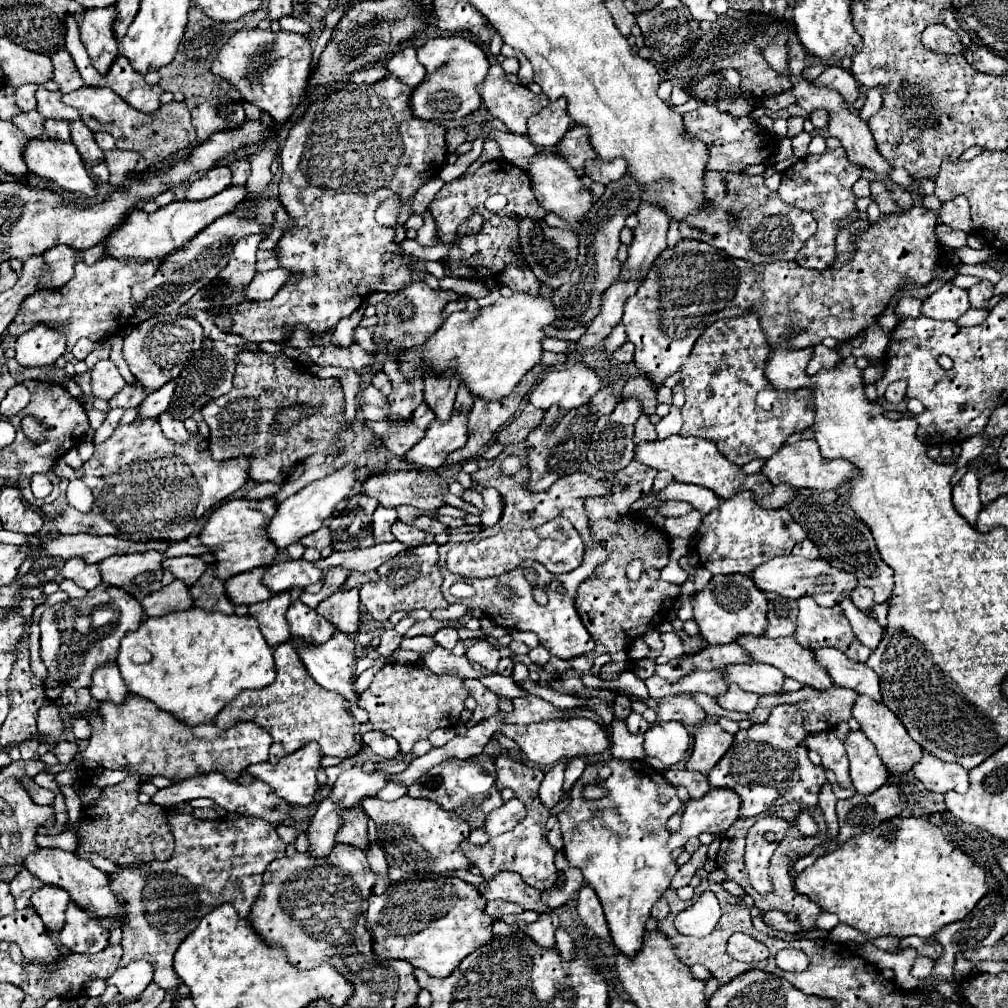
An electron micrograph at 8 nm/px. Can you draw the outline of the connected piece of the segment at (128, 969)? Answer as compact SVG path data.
M132 961L130 965L114 971L114 975L106 981L114 983L120 989L120 995L128 1001L138 999L144 989L154 981L154 969L148 961Z

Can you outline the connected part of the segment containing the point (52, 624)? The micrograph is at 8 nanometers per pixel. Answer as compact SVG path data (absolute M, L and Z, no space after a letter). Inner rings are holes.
M104 583L88 591L84 599L60 605L58 611L56 605L48 607L40 619L40 631L42 631L40 657L48 669L48 677L56 683L72 685L76 689L90 687L94 671L100 665L116 661L120 651L120 639L124 637L124 633L136 631L140 621L142 621L142 605L132 595L124 593L124 589L116 589ZM98 609L112 609L114 613L106 625L94 629L92 617Z

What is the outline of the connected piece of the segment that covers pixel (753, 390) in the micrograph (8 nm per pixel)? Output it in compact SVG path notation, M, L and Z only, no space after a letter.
M754 313L734 317L734 319L718 319L716 327L714 325L708 327L694 343L686 363L680 367L682 385L686 393L686 405L682 407L684 427L680 435L704 437L716 443L718 451L724 457L728 457L732 463L742 467L754 459L770 459L786 443L786 439L792 433L810 427L814 421L810 391L804 391L804 389L796 393L776 391L764 377L768 353L770 353L770 345L766 343L766 337L760 329L760 321L758 317L754 317Z

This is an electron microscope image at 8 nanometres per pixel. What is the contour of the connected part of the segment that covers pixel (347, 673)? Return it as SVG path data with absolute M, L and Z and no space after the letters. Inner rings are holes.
M359 632L355 638L344 637L344 633L334 633L330 641L326 641L324 645L318 645L318 647L306 647L306 645L300 645L298 647L298 653L300 653L300 659L304 661L308 673L312 675L312 679L324 687L324 689L330 689L330 691L338 691L340 695L344 695L350 703L358 703L358 693L354 691L354 677L356 677L356 657L354 657L354 647L361 645L363 647L369 647L372 636L370 634Z

